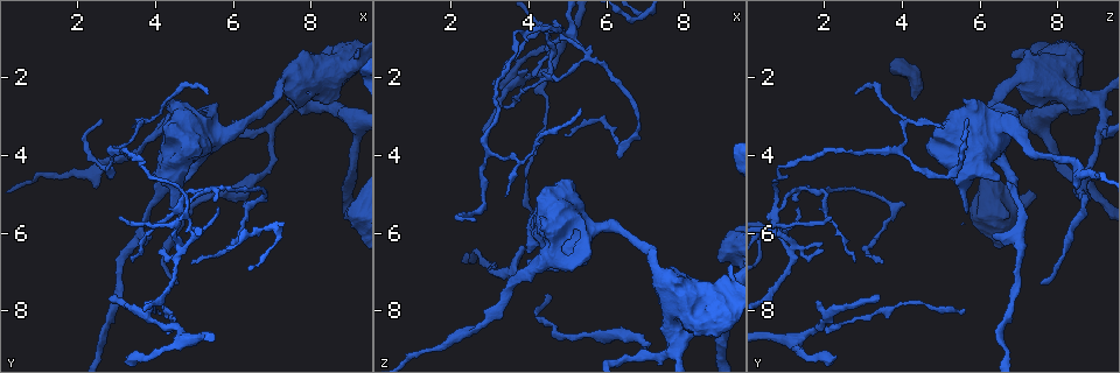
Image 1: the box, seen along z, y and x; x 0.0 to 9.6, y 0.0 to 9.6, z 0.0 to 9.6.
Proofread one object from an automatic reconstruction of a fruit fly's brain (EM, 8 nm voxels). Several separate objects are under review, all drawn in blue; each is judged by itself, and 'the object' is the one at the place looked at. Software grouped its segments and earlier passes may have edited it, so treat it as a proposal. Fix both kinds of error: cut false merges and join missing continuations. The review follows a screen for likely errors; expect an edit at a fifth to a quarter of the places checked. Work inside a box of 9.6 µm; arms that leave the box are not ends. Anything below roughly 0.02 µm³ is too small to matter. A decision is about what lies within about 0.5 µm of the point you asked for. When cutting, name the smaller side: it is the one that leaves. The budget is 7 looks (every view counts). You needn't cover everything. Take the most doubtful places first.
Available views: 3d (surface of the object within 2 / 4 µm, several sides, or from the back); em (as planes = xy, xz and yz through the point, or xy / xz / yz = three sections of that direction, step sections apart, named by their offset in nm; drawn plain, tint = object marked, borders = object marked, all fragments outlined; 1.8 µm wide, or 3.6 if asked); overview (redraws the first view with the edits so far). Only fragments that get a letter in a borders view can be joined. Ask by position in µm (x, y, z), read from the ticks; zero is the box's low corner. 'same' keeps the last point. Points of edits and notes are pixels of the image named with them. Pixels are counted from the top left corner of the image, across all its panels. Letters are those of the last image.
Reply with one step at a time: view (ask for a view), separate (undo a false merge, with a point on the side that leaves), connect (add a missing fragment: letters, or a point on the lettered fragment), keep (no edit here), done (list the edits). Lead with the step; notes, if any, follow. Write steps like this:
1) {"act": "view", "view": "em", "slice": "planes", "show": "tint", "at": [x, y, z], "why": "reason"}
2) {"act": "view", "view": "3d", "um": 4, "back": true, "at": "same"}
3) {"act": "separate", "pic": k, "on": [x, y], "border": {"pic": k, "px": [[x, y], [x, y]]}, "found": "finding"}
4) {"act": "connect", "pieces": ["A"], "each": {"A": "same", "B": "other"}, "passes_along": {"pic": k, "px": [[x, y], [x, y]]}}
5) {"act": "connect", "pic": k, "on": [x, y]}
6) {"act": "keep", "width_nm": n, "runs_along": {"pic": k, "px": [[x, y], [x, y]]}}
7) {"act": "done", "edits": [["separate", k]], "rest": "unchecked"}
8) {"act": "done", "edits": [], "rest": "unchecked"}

{"act": "view", "view": "3d", "um": 4, "at": [4.80, 5.40, 0.75], "why": "two arms in line, one across"}

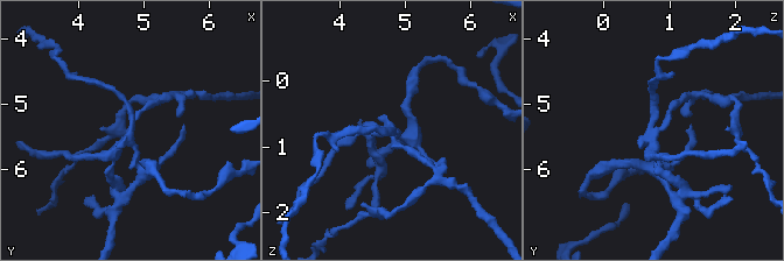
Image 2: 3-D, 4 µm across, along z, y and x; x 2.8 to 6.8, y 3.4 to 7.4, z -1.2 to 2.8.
{"act": "view", "view": "em", "slice": "xz", "step": 4, "show": "tint", "at": [4.75, 5.35, 0.80], "why": "now the EM"}

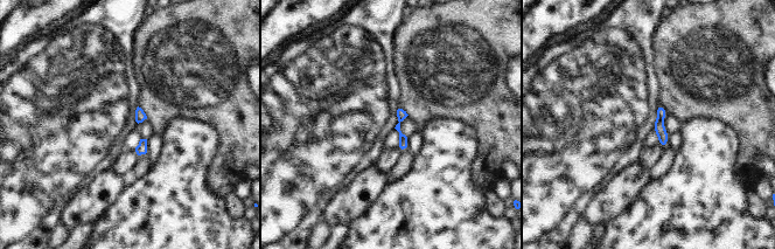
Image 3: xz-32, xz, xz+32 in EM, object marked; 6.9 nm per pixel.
{"act": "view", "view": "em", "slice": "planes", "show": "borders", "at": "same", "why": "another direction"}

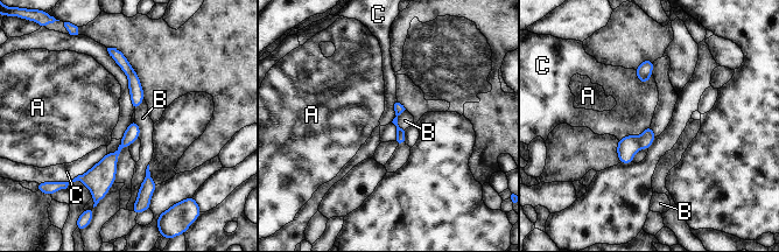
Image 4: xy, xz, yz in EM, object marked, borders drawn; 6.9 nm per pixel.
{"act": "separate", "pic": 4, "on": [647, 135], "width_nm": 80, "each": {"A": "other", "B": "other", "C": "other"}, "part_leaving": {"pic": 4, "px": [[133, 124], [117, 153], [88, 179]]}, "found": "two cells meet here"}

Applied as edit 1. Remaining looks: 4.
{"act": "view", "view": "overview"}

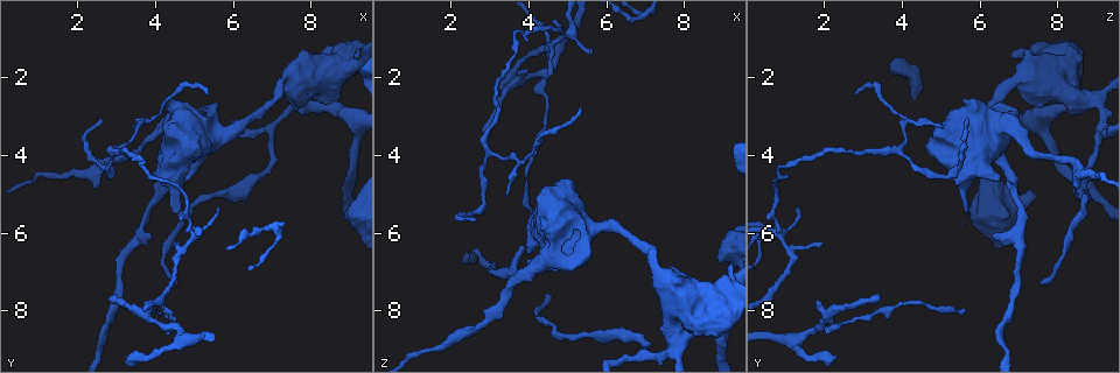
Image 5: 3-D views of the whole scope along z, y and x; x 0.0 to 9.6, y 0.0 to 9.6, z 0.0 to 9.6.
{"act": "view", "view": "em", "um": 3.6, "slice": "planes", "show": "plain", "at": [4.40, 8.35, 1.95], "why": "small branch off a trunk"}

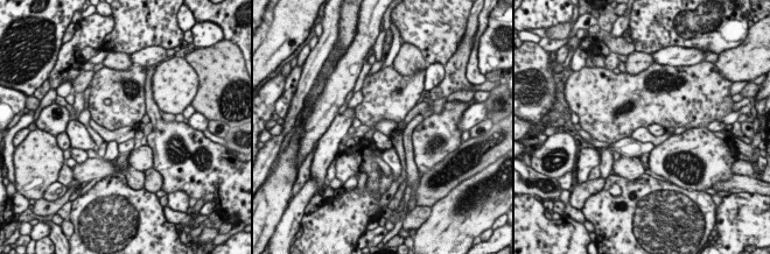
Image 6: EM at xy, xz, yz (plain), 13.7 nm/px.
{"act": "view", "view": "em", "um": 3.6, "slice": "planes", "show": "borders", "at": "same"}

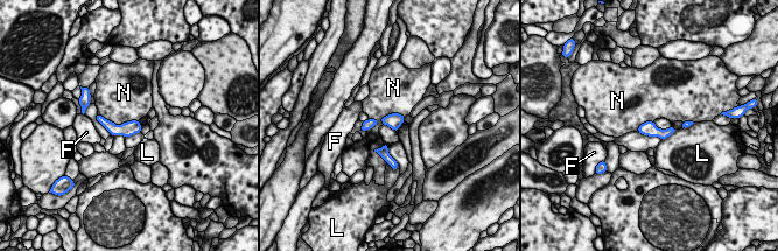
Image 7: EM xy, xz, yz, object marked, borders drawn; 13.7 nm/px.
{"act": "keep", "width_nm": 200, "each": {"F": "other", "L": "other", "N": "other"}, "found": "continuous, no second cell"}

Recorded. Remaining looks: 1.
{"act": "done", "edits": [["separate", 4]], "rest": "unchecked"}

